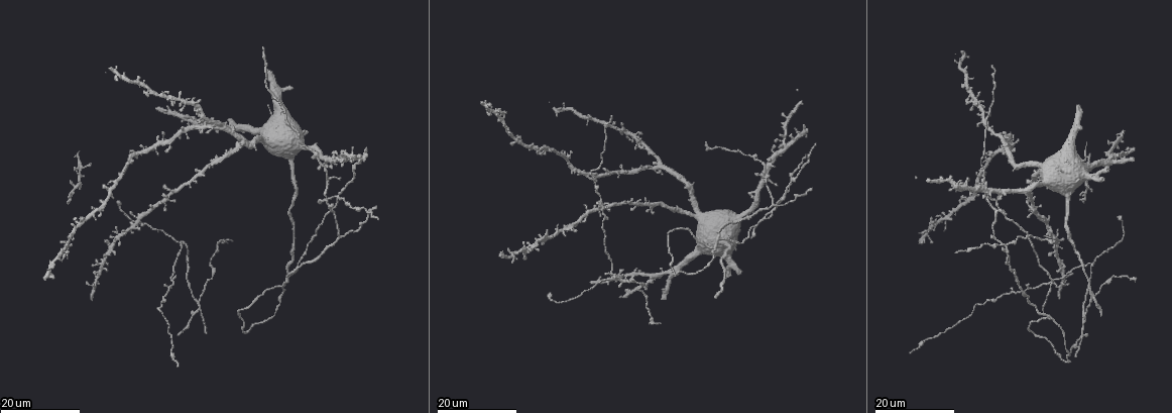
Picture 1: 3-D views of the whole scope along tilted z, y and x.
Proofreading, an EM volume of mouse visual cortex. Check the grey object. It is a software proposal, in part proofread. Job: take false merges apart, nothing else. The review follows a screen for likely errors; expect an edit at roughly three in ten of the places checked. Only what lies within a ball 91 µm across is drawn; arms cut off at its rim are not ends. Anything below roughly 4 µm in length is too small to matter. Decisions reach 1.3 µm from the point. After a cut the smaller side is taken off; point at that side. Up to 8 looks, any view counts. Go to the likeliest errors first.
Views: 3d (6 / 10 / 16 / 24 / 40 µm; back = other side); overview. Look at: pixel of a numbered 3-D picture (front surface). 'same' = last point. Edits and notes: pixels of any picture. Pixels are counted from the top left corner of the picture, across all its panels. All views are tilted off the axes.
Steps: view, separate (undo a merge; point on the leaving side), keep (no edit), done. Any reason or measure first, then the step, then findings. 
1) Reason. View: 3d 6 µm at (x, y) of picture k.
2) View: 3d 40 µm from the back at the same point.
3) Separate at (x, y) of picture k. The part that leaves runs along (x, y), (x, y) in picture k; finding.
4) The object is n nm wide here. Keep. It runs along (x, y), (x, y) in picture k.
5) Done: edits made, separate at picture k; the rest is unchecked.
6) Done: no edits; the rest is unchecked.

Four-way junction. View: 3d 24 µm at (772, 211) of picture 1.

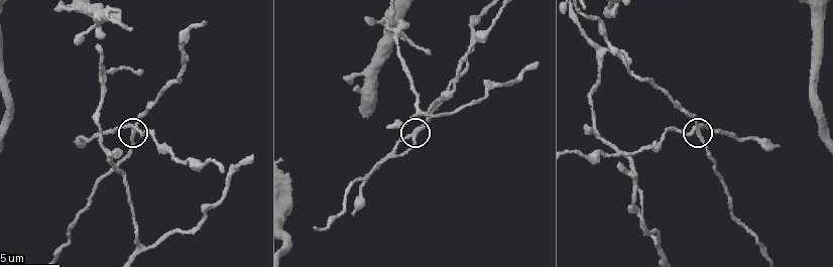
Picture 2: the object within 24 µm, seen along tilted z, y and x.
View: 3d 10 µm at (140, 131) of picture 2.

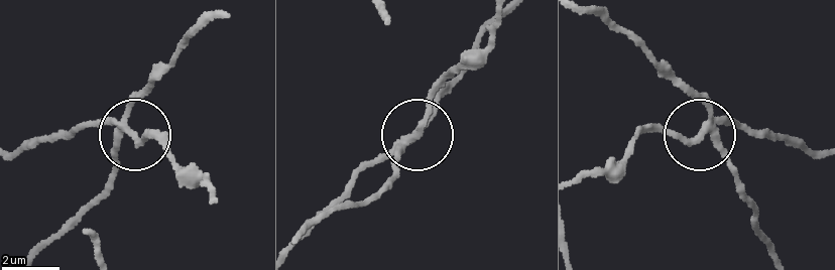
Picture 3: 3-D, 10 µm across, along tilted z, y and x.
The object is 230 nm wide here. Separate at (84, 126) of picture 3. The part that leaves runs along (706, 123), (694, 134), (649, 134), (619, 158), (575, 176) in picture 3; two neurons meet here.

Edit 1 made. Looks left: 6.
Side arm on a straight run. View: 3d 24 µm at (199, 299) of picture 1.

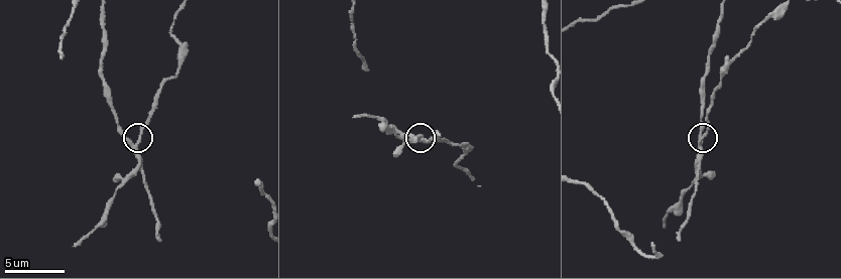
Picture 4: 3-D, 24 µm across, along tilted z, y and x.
Closer look. View: 3d 6 µm at (133, 145) of picture 4.

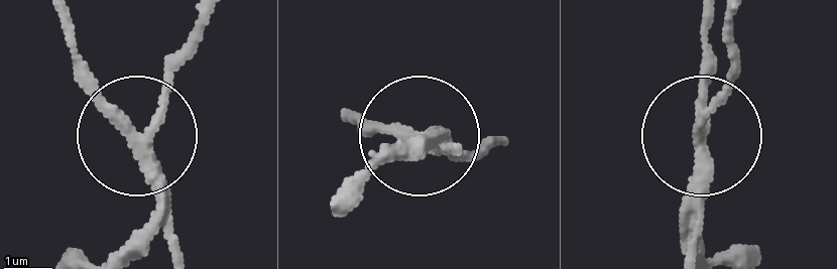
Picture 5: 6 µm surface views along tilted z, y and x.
The object is 230 nm wide here. Separate at (158, 97) of picture 5. A second neuron is stuck on.

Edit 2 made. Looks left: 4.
View: overview.

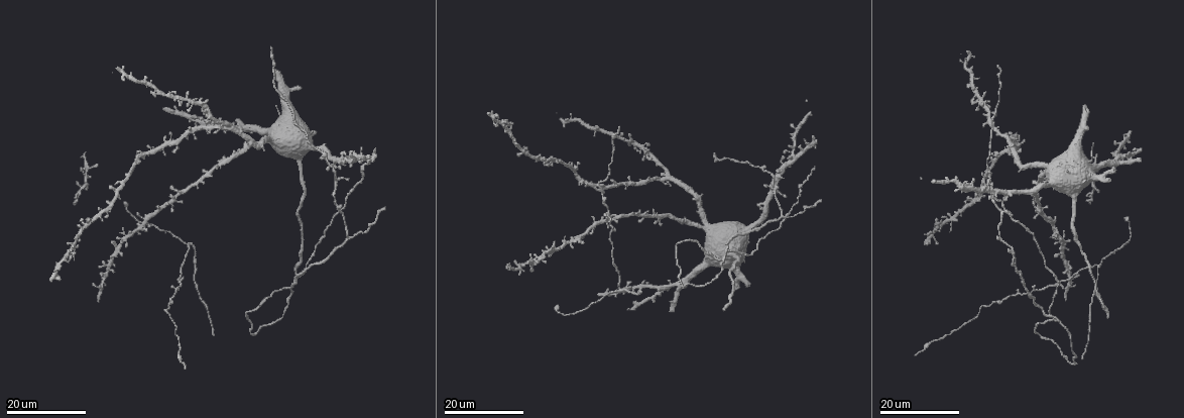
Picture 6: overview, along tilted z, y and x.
View: 3d 16 µm at (726, 252) of picture 6.

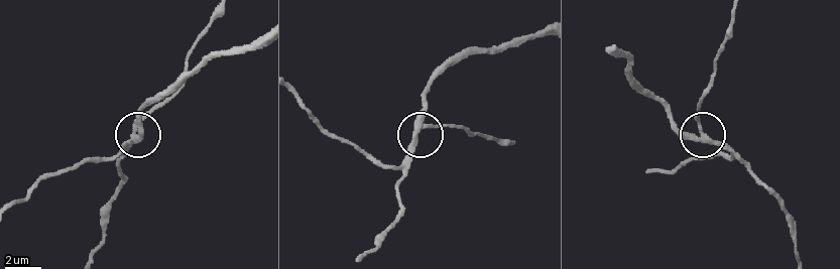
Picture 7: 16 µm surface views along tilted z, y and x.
Closer look. View: 3d 6 µm at (699, 133) of picture 7.

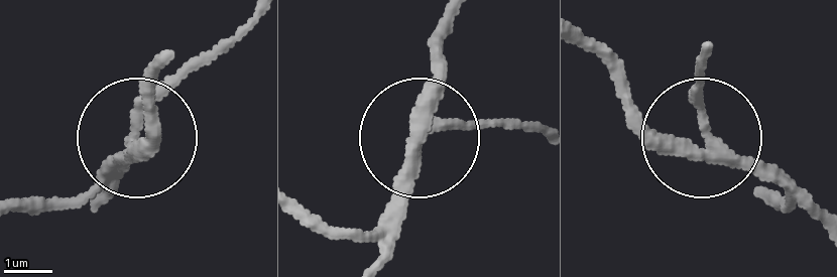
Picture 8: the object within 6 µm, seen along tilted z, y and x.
3 arms meet here. Keep. It runs along (583, 43), (631, 110), (680, 141), (704, 121), (701, 56) in picture 8; all the same neuron.

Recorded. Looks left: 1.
Done: edits made, separate at picture 3, separate at picture 5; the rest is unchecked.

